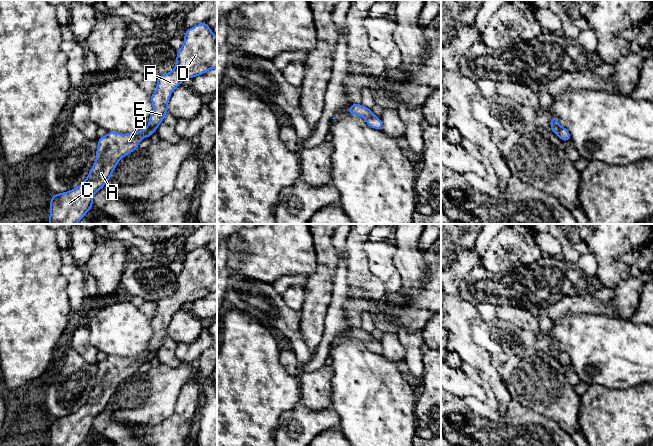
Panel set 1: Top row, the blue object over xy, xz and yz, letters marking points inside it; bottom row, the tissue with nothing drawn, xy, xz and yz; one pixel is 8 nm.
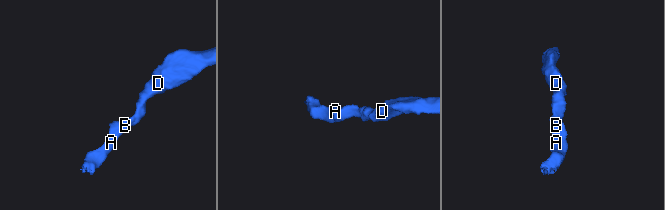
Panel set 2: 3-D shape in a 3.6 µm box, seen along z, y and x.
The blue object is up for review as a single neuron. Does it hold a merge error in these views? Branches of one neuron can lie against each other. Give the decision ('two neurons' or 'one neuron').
one neuron

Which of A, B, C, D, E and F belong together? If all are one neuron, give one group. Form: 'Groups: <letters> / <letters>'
Groups: A B C D E F

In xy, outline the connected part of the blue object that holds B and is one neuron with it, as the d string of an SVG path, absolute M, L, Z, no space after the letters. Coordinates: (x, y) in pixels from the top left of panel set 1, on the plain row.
M199 247L186 254L183 270L177 275L173 295L157 302L156 315L150 320L154 333L150 339L148 350L135 357L121 358L109 355L106 360L98 362L96 385L87 402L77 412L52 420L48 446L79 446L91 433L94 418L105 410L118 386L136 374L143 362L150 361L157 354L168 336L168 326L172 315L180 310L184 303L194 302L214 292L217 292L217 261L206 247Z

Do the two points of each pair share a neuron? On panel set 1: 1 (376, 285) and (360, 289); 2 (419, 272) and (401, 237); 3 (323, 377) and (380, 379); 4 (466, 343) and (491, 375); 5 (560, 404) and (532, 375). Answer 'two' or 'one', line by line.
1: one
2: one
3: two
4: one
5: one

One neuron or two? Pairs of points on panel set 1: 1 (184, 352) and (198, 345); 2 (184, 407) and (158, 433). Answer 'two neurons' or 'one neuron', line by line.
1: one neuron
2: one neuron

